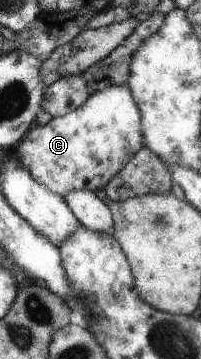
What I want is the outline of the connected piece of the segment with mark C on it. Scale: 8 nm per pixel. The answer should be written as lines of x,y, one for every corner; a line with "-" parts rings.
116,85
113,87
108,87
106,90
92,93
89,98
87,98
87,101
75,111
69,112
68,114
62,115
61,117
52,119
48,124
36,125
36,127
31,128
27,135
21,140
19,148
17,148
17,158
20,161
20,164
25,169
28,169
30,171
31,177
39,185
46,187
50,192
53,192
55,195
65,197
69,192
77,190
90,191
95,193
96,190
102,190
111,181
111,178
114,178
117,175
117,172
120,172
120,169
123,168
123,166
127,164
127,162
131,160
131,158
143,147
140,121
141,116
139,108
137,107
135,100
132,98
128,86

